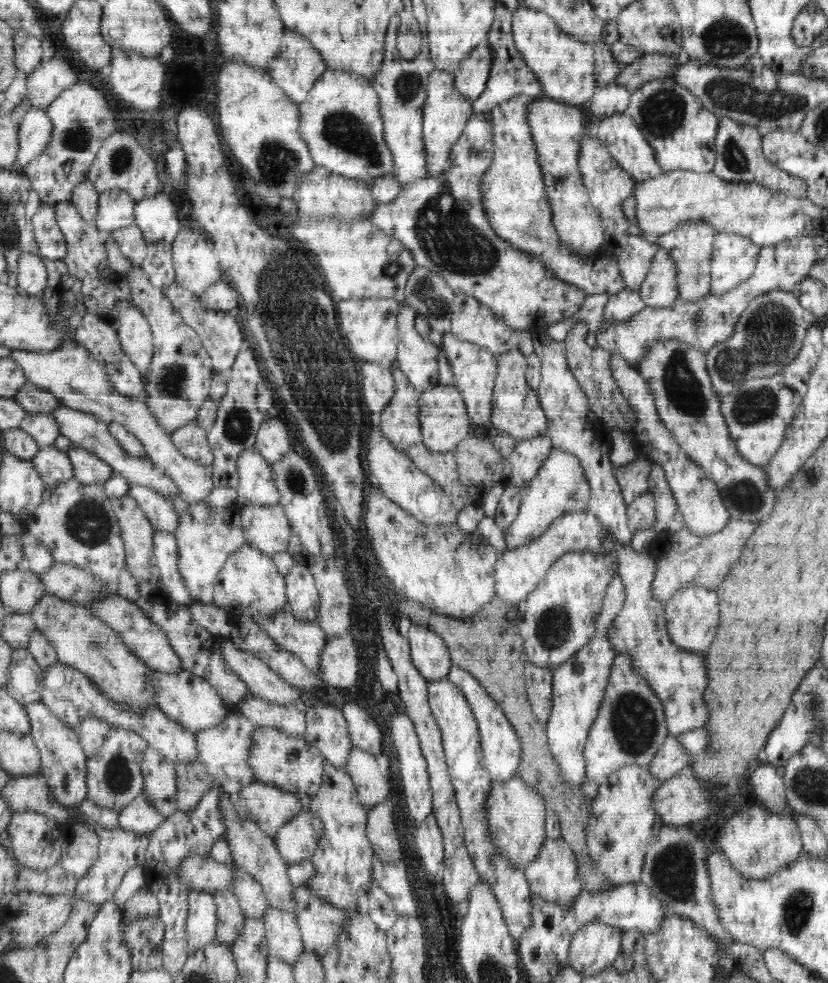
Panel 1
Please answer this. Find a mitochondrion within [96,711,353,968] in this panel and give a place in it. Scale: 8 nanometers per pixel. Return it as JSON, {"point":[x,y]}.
{"point":[119,775]}

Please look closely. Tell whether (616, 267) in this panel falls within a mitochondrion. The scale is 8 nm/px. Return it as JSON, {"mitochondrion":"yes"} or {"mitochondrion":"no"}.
{"mitochondrion":"no"}

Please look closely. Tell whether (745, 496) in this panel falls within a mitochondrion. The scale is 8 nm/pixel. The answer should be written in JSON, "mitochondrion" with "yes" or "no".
{"mitochondrion":"yes"}

